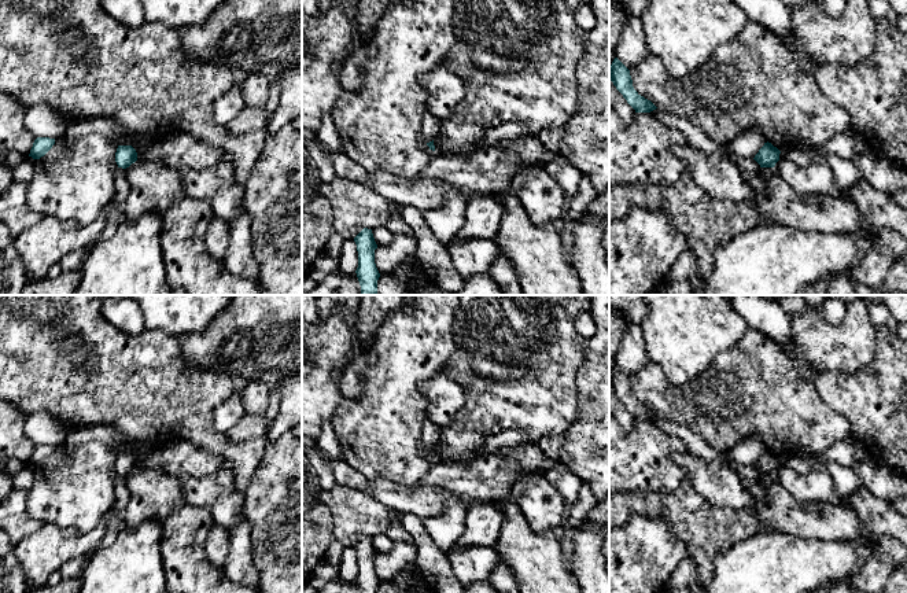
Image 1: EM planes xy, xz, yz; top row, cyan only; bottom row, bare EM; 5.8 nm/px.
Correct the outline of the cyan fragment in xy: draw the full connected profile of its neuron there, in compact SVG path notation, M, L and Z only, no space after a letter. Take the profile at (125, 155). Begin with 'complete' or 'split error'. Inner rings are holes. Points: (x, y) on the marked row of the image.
complete; M118 146L115 162L118 167L126 169L137 161L137 152L132 146Z

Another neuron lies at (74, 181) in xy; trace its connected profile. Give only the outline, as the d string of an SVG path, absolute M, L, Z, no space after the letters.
M97 133L56 139L44 156L34 159L27 206L60 221L96 221L115 196L117 148Z

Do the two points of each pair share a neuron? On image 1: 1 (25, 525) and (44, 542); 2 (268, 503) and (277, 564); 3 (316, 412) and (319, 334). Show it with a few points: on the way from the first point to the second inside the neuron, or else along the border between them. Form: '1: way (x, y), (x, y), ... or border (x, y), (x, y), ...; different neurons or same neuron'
1: border (43, 525), (15, 545); different neurons
2: way (277, 518), (277, 549); same neuron
3: way (319, 393), (321, 389), (321, 353); same neuron

